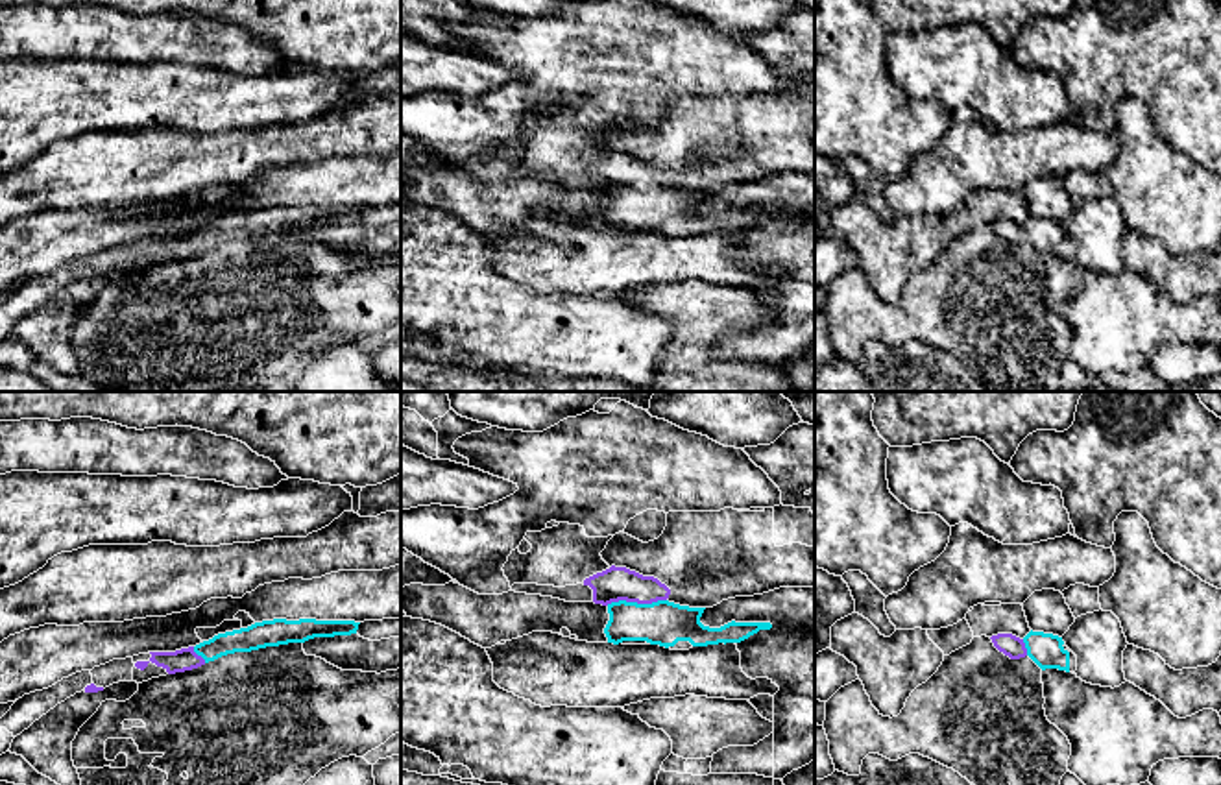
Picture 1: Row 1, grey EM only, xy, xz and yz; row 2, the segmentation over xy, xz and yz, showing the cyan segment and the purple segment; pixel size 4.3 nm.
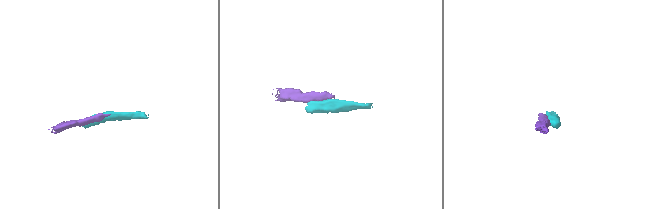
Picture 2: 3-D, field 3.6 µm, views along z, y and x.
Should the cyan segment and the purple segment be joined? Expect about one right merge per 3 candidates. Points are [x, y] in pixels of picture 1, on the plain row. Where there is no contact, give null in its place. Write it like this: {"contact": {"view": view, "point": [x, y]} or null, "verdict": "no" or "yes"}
{"contact": {"view": "xz", "point": [636, 189]}, "verdict": "yes"}

